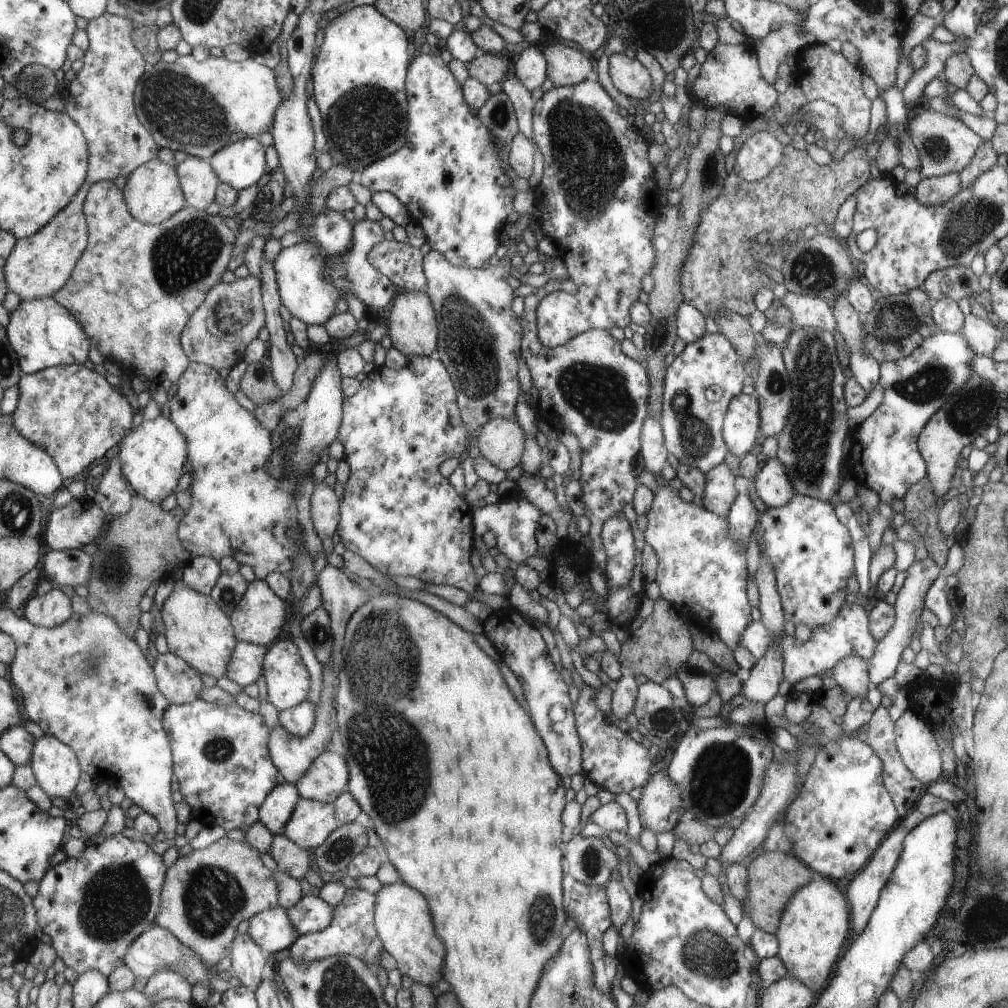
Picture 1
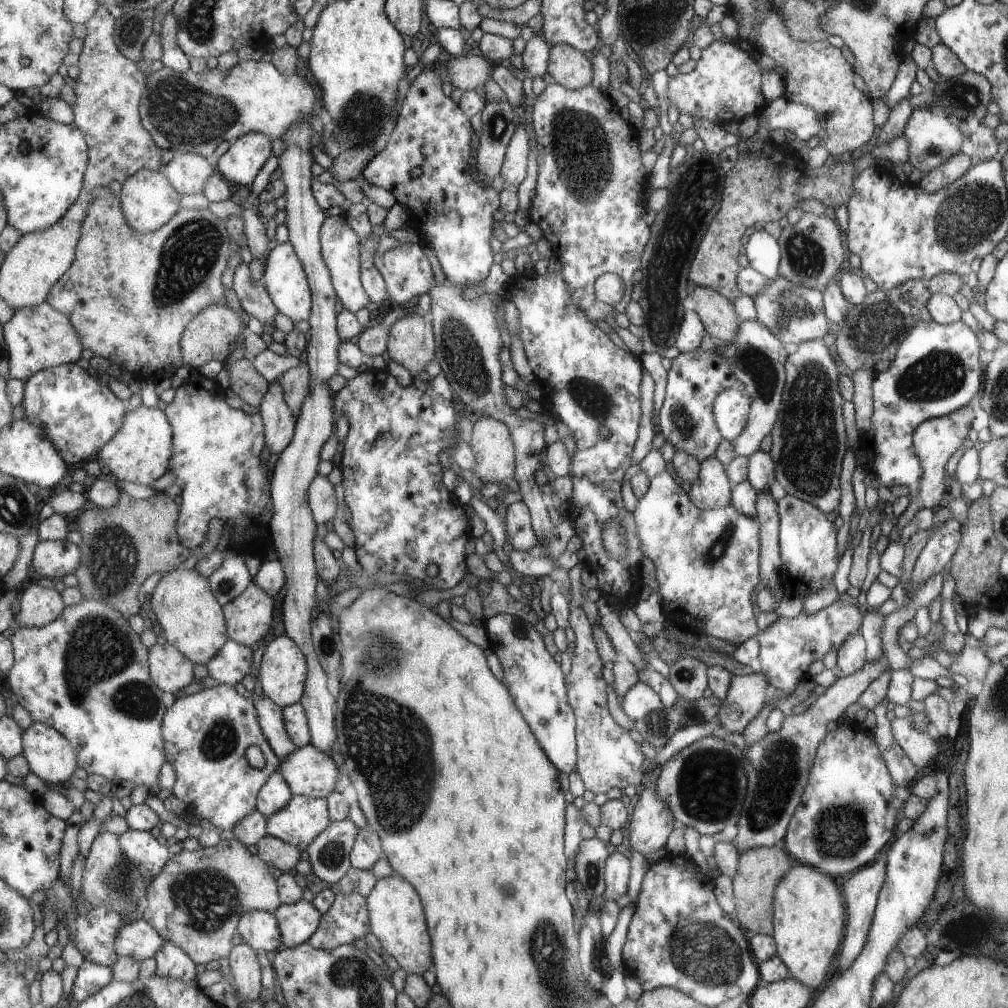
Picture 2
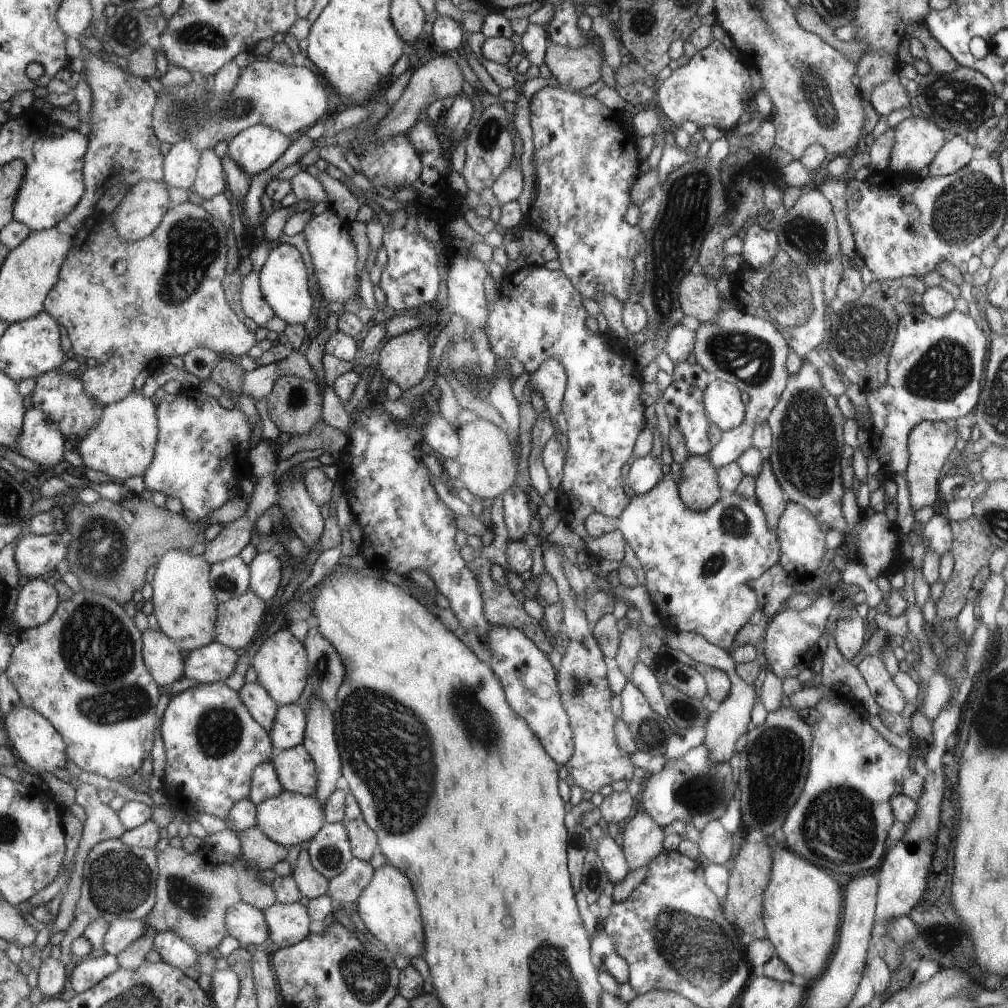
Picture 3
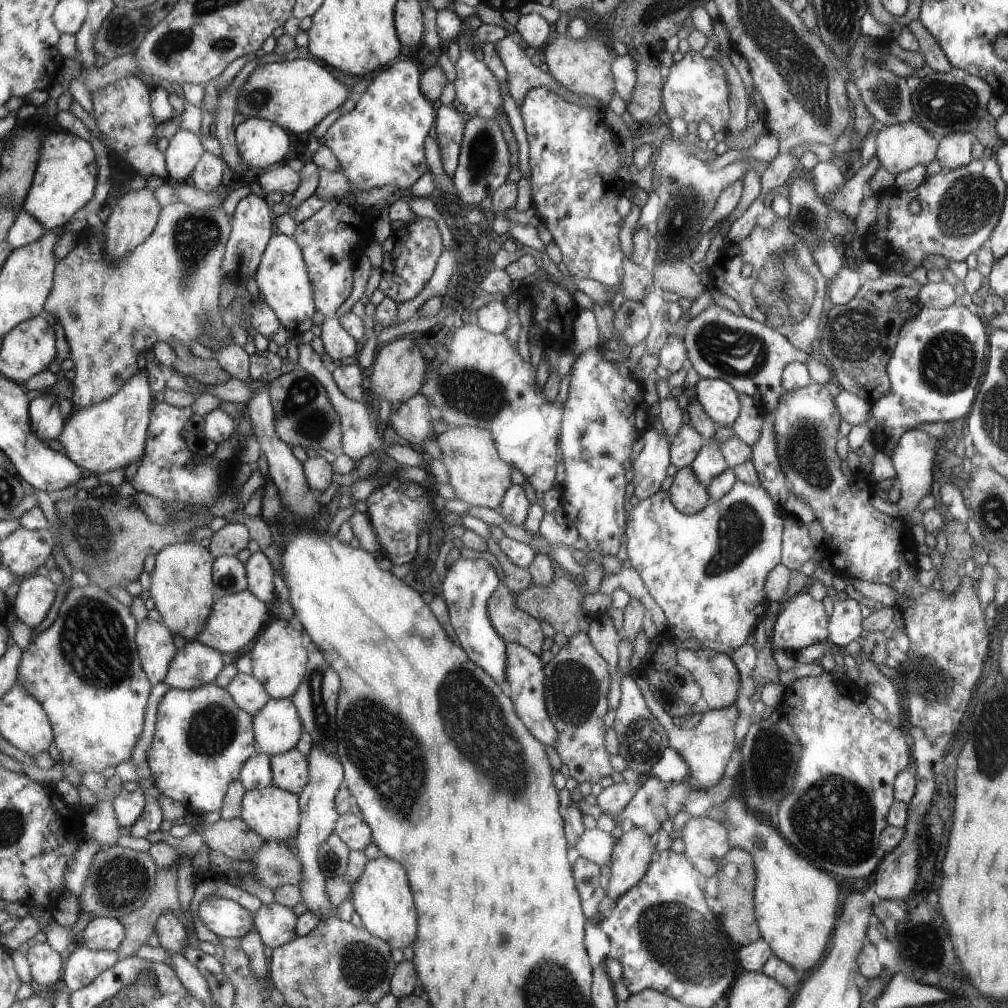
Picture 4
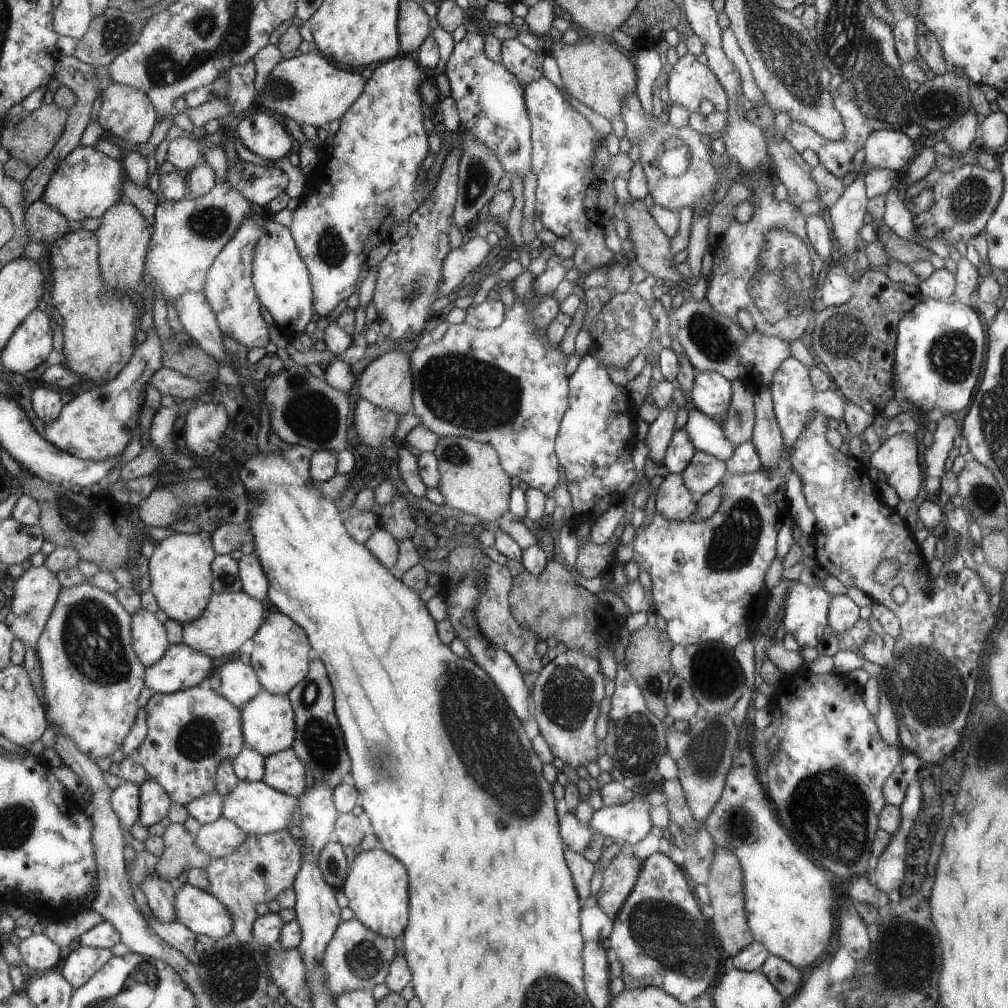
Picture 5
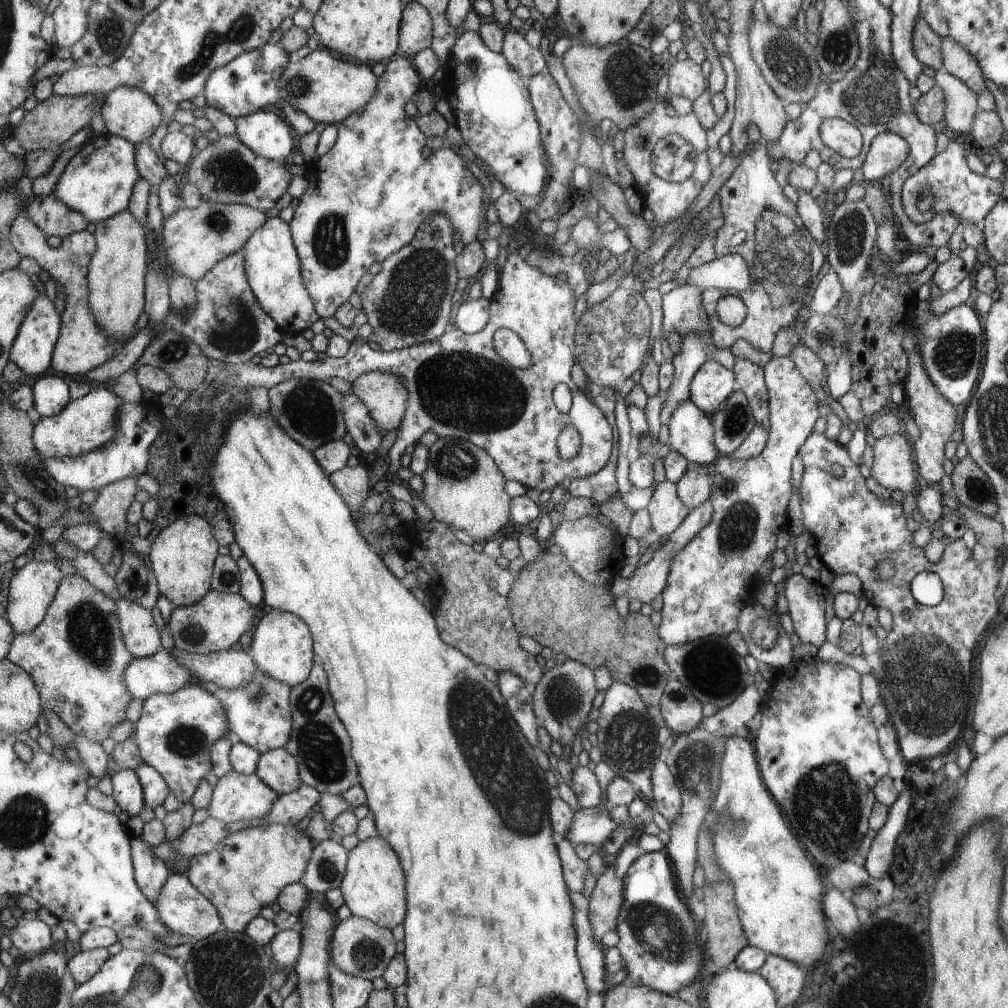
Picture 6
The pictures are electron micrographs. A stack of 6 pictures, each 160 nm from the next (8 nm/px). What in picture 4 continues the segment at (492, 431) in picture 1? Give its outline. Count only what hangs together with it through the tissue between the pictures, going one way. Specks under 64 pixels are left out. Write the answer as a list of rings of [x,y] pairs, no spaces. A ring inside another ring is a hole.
[[[465,426],[450,427],[447,432],[436,436],[441,450],[441,463],[445,467],[447,484],[453,488],[455,500],[469,507],[494,509],[502,504],[503,494],[511,487],[509,464],[499,458],[494,440],[488,430]]]

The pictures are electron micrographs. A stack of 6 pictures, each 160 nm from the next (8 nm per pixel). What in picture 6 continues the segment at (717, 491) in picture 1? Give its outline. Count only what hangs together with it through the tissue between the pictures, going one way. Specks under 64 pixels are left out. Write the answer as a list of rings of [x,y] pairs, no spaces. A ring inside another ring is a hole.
[[[664,479],[658,482],[646,506],[652,537],[667,536],[685,520],[688,508],[677,493],[677,484]]]

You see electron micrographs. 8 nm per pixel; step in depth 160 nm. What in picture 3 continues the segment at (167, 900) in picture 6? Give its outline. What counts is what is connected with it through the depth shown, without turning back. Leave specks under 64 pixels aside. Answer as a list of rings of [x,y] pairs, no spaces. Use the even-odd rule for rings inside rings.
[[[239,902],[227,910],[225,926],[229,936],[247,946],[251,944],[258,947],[270,947],[269,928],[263,910]]]

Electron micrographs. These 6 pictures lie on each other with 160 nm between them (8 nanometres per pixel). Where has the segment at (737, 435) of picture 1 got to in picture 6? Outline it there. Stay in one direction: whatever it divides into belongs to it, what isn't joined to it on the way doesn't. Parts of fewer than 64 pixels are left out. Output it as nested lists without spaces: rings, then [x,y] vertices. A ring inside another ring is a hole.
[[[705,361],[690,382],[689,400],[707,415],[717,412],[733,393],[733,370]]]

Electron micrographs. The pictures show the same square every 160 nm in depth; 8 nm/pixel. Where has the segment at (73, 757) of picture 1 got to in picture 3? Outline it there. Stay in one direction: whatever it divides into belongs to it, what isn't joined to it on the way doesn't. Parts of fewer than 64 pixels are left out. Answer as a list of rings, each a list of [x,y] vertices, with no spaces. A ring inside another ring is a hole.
[[[17,706],[13,712],[3,716],[7,732],[10,734],[11,747],[16,752],[23,766],[29,771],[40,774],[42,772],[53,773],[59,768],[67,766],[67,752],[63,736],[55,729],[55,726],[41,712],[25,706]]]

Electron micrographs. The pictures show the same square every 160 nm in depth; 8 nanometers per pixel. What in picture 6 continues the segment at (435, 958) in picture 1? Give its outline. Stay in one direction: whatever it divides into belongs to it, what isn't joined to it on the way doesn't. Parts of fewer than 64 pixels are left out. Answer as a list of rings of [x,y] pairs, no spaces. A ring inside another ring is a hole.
[[[380,834],[359,842],[349,854],[346,877],[340,888],[351,914],[393,930],[407,916],[406,874],[399,856]]]

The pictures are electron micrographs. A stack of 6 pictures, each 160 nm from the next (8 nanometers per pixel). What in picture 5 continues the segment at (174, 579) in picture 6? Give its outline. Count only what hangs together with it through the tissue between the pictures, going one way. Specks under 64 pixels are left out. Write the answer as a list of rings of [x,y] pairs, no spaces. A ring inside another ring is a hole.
[[[207,531],[197,534],[174,533],[155,546],[149,559],[149,591],[168,618],[182,625],[202,616],[214,593],[212,564],[217,555],[212,535]]]

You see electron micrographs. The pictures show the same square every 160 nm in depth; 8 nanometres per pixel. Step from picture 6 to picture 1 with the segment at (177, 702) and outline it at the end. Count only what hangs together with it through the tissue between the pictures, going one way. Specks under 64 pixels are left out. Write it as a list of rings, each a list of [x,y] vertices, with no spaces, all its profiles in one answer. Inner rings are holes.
[[[198,699],[193,704],[171,705],[164,714],[164,726],[170,735],[179,791],[194,811],[193,819],[205,826],[220,826],[225,832],[234,829],[245,832],[260,821],[261,806],[279,785],[280,773],[271,760],[269,728],[263,716],[243,710],[236,702],[224,707]]]

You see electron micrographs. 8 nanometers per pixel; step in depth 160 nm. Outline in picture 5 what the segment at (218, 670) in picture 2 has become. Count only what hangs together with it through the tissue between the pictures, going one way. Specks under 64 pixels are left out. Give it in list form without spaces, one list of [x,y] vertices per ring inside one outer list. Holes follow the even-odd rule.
[[[185,642],[172,644],[161,661],[146,667],[146,686],[153,693],[176,693],[199,686],[205,678],[209,678],[216,672],[218,666],[219,662],[213,657],[194,649]]]

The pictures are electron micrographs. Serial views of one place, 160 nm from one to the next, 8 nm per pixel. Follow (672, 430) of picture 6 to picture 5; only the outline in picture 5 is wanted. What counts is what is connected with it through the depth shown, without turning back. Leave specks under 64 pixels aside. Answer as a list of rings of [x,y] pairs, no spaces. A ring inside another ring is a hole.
[[[689,408],[687,420],[682,426],[688,434],[695,451],[725,462],[736,447],[724,435],[719,422],[695,408]]]

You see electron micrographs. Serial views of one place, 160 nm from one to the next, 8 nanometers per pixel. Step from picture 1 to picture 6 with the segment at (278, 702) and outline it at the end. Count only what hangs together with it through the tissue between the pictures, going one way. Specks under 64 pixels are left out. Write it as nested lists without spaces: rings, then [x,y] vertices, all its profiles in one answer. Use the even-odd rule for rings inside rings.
[[[272,609],[259,617],[253,631],[251,650],[259,669],[292,687],[309,678],[315,662],[319,660],[314,649],[314,634],[299,615]]]

